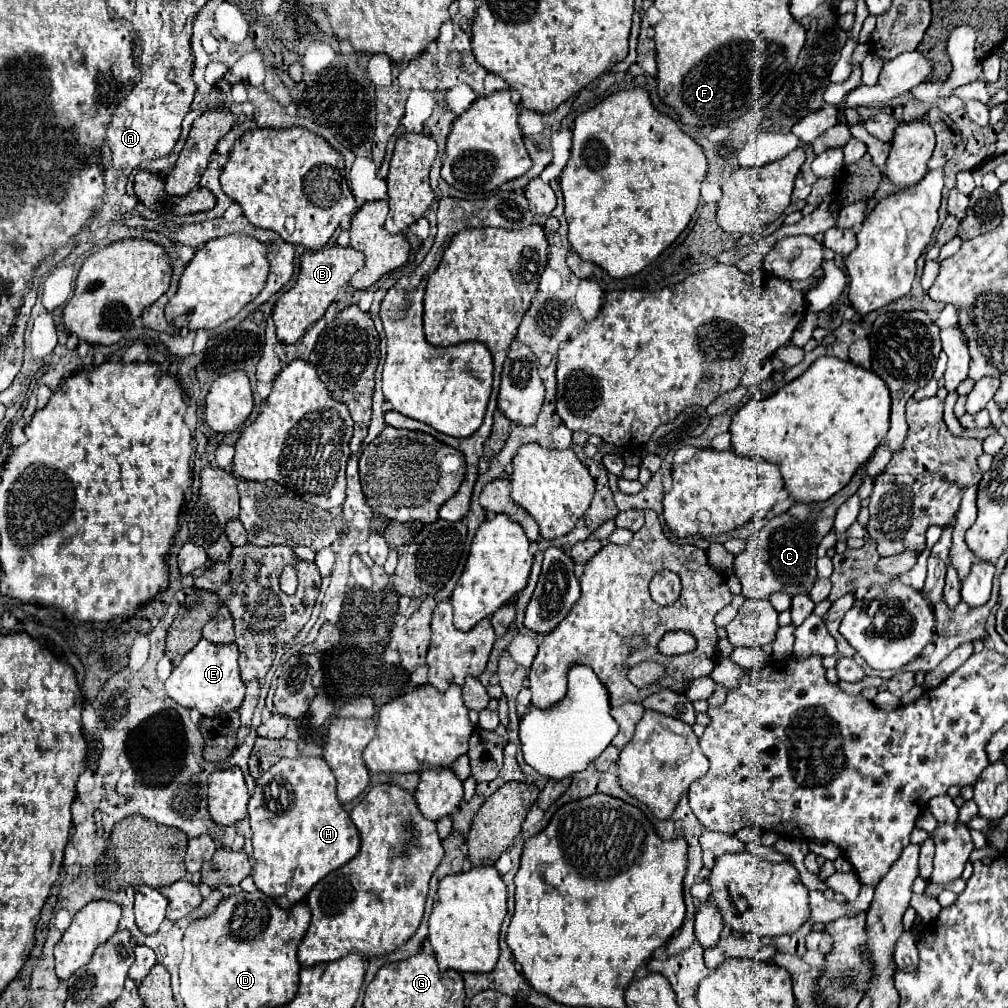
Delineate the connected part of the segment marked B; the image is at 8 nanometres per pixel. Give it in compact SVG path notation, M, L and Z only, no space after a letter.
M327 246L317 252L305 252L301 256L301 272L297 278L297 284L279 296L273 308L273 320L277 328L277 338L283 344L295 344L303 338L307 328L315 324L319 318L323 318L329 304L335 300L339 288L349 286L351 276L363 266L365 258L363 252L357 252L355 248L347 246Z

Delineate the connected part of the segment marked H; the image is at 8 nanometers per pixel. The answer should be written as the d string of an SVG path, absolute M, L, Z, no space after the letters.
M281 758L259 780L249 800L249 820L253 830L253 880L261 892L289 908L307 898L309 890L335 868L347 864L359 852L359 830L343 810L335 794L335 776L323 758Z

